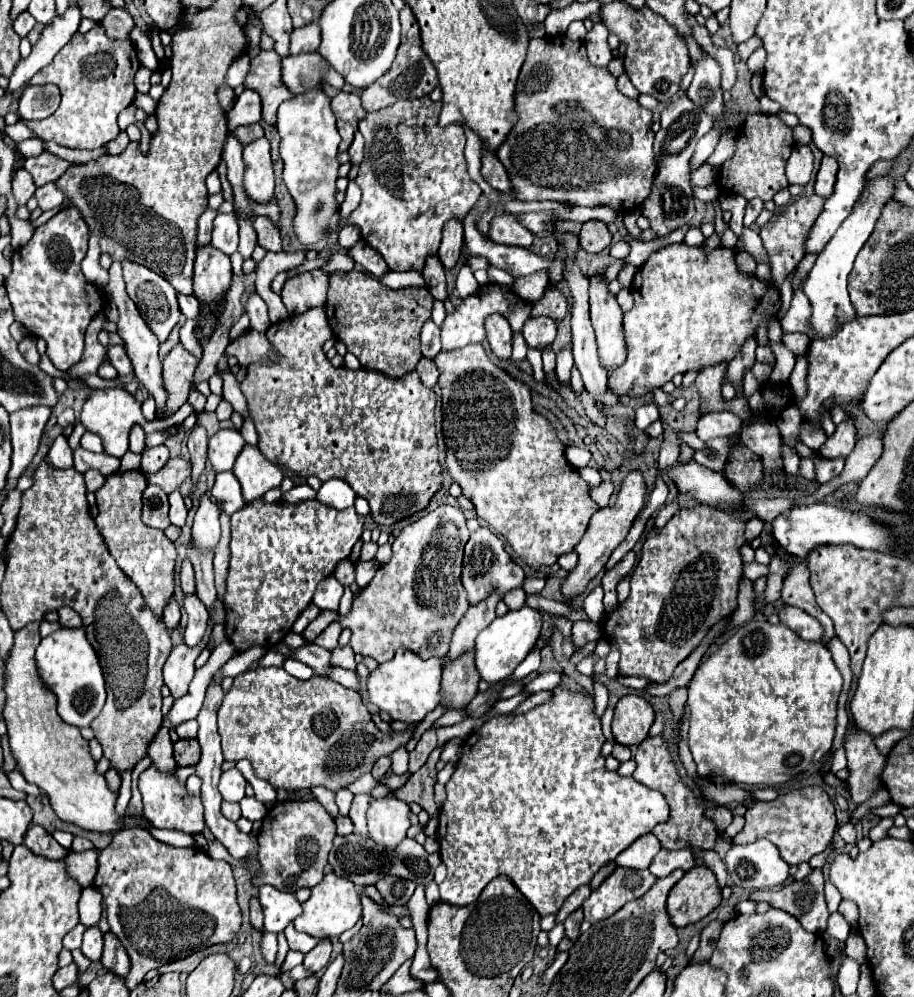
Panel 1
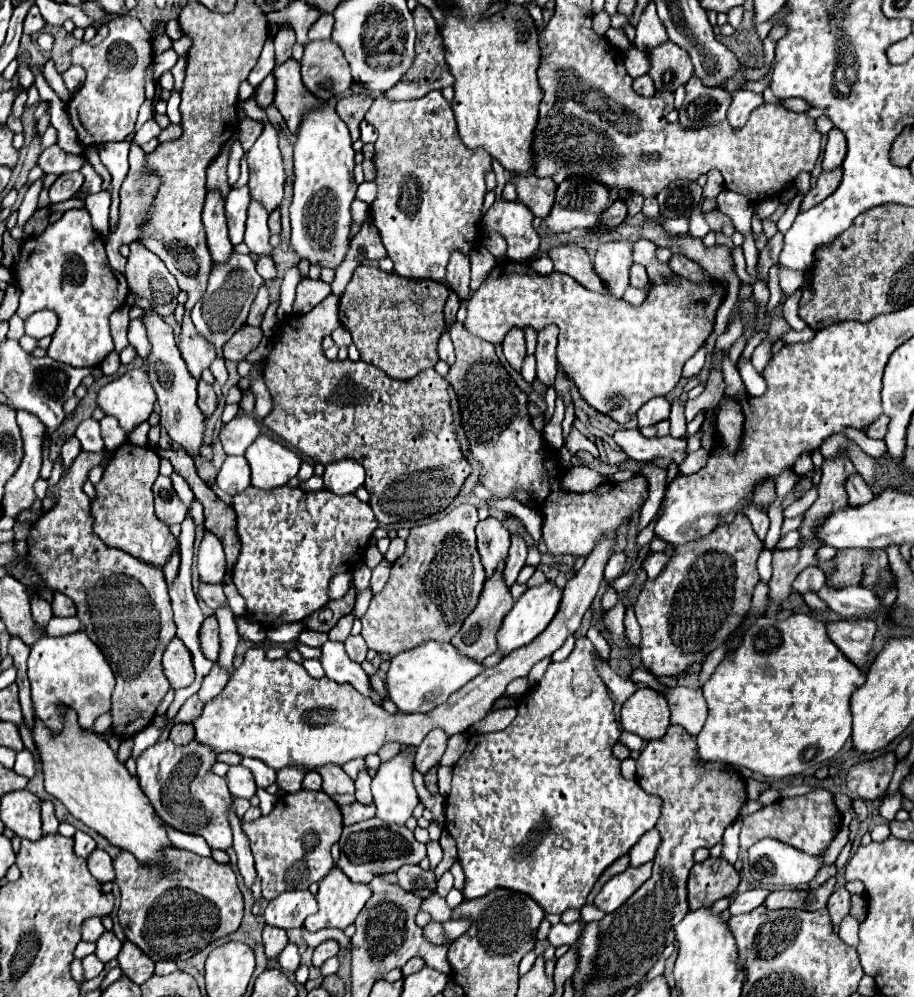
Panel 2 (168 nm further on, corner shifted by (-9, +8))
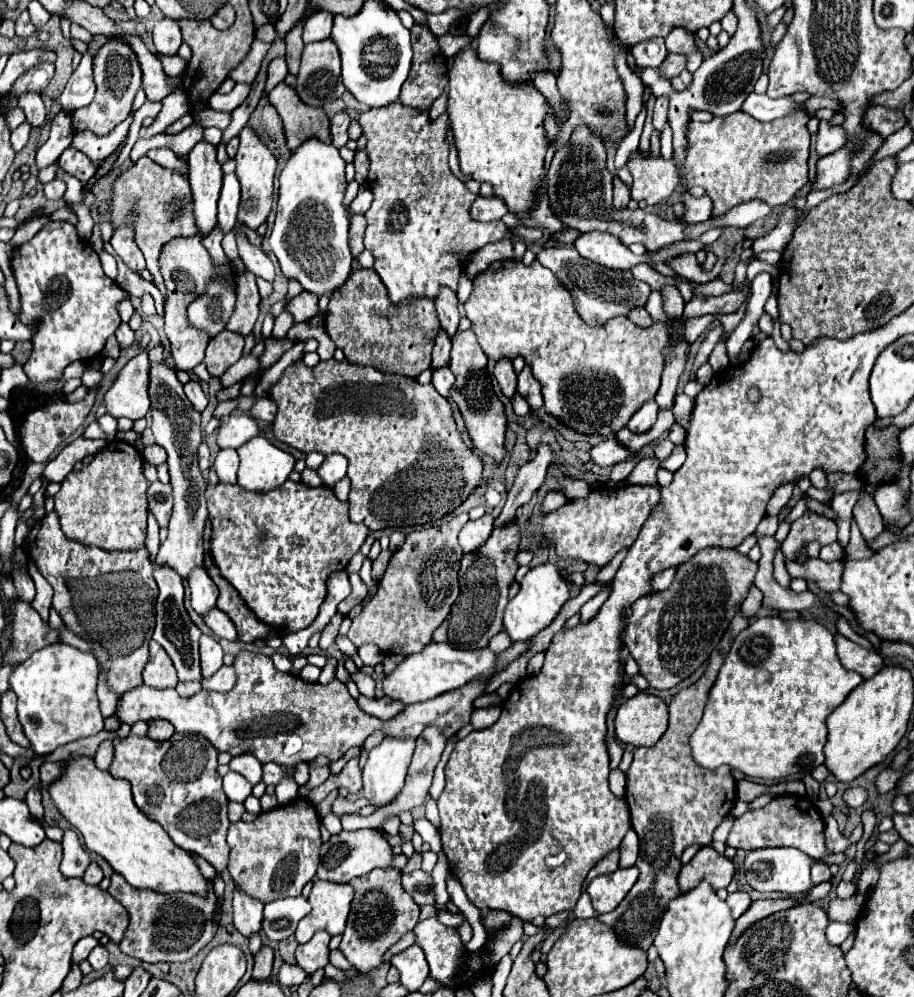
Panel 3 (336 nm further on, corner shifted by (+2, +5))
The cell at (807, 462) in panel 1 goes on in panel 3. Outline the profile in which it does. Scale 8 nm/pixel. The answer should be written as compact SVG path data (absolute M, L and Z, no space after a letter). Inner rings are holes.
M763 517L763 521L759 523L759 527L757 527L757 531L755 531L755 535L757 537L761 537L761 535L775 535L775 531L777 531L777 525L779 525L779 519L777 517Z

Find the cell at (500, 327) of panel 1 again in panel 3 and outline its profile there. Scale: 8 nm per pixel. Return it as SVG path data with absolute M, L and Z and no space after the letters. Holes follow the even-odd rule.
M499 359L497 361L497 365L495 365L495 377L497 377L503 393L511 399L513 393L515 393L515 387L517 387L517 373L513 369L511 359Z

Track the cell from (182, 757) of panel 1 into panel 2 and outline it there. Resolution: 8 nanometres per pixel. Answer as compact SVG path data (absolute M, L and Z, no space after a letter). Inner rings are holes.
M174 724L170 728L170 736L168 736L174 744L188 744L190 740L194 740L194 728L192 724Z

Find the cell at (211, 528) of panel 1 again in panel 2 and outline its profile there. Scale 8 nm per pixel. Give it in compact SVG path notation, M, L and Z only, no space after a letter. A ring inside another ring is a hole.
M206 532L198 548L198 572L204 584L222 584L226 574L226 558L220 540Z

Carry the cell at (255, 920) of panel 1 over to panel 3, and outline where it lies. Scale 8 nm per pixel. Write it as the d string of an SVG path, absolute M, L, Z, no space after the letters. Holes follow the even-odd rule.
M261 947L259 953L255 955L255 969L253 969L253 979L269 979L273 969L273 949L271 947Z

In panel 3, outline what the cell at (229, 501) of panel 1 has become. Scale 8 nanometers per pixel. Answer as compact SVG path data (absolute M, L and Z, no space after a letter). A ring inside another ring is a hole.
M221 449L217 453L213 469L221 483L237 483L237 467L239 467L239 455L235 449Z

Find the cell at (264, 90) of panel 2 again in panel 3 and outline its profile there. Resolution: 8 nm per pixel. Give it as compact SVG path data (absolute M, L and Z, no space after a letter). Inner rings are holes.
M279 57L279 59L273 59L271 65L269 65L269 77L267 77L267 83L265 83L265 95L279 83L285 79L285 73L287 73L287 63L285 63L285 57Z

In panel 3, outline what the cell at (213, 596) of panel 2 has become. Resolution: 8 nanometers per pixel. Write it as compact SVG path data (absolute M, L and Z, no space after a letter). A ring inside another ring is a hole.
M213 607L205 617L203 621L207 623L207 627L217 635L217 637L223 637L227 641L237 641L237 629L233 625L233 621L229 619L227 613L223 613L221 609Z

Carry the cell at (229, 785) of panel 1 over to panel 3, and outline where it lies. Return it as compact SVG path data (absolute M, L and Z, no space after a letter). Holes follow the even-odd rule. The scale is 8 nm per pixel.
M229 771L223 777L223 791L225 791L225 795L227 795L229 801L239 801L241 803L241 801L245 801L251 795L251 785L239 773Z

